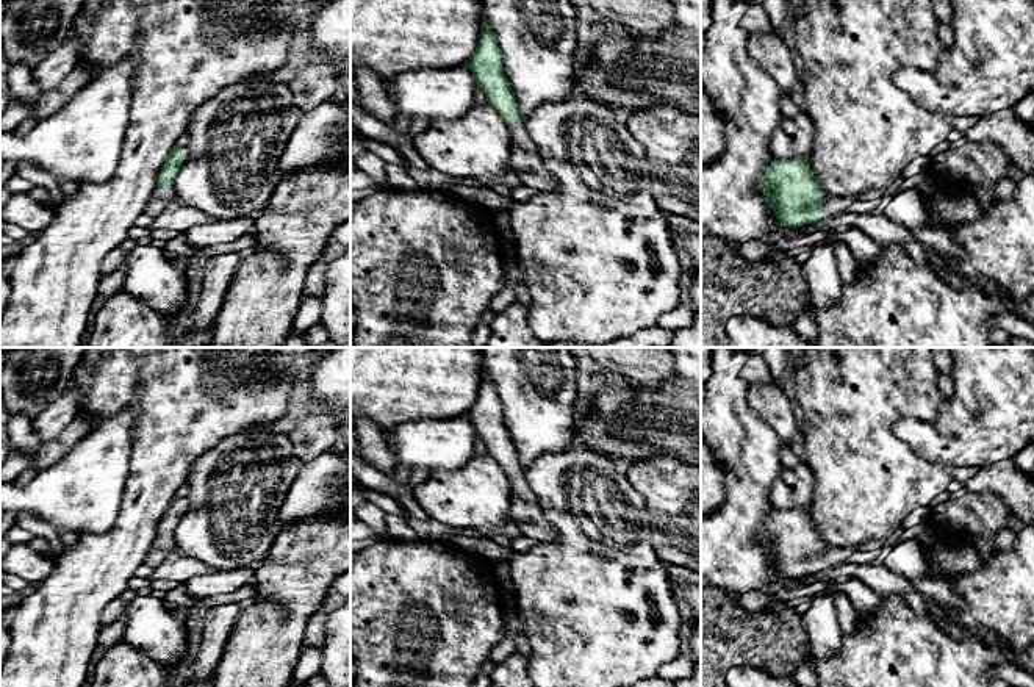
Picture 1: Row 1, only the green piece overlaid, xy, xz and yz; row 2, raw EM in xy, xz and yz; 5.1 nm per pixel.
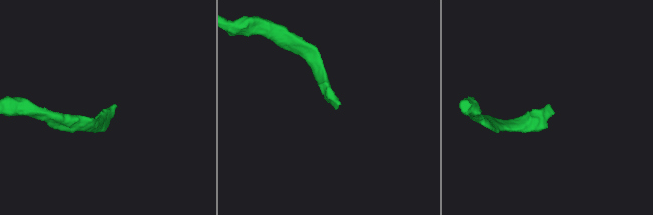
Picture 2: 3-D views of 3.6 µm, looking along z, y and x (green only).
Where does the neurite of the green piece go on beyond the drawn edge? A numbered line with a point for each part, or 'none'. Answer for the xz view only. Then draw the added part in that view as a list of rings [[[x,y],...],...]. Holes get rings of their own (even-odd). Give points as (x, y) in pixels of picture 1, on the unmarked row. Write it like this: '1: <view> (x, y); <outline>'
1: xz (526, 512); [[[513,473],[507,477],[512,498],[508,516],[515,526],[530,540],[554,543],[555,531],[546,521],[544,512],[526,480],[526,473]]]

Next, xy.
1: xy (161, 546); [[[175,535],[156,537],[145,556],[144,563],[153,570],[166,559],[172,549],[175,549]]]

